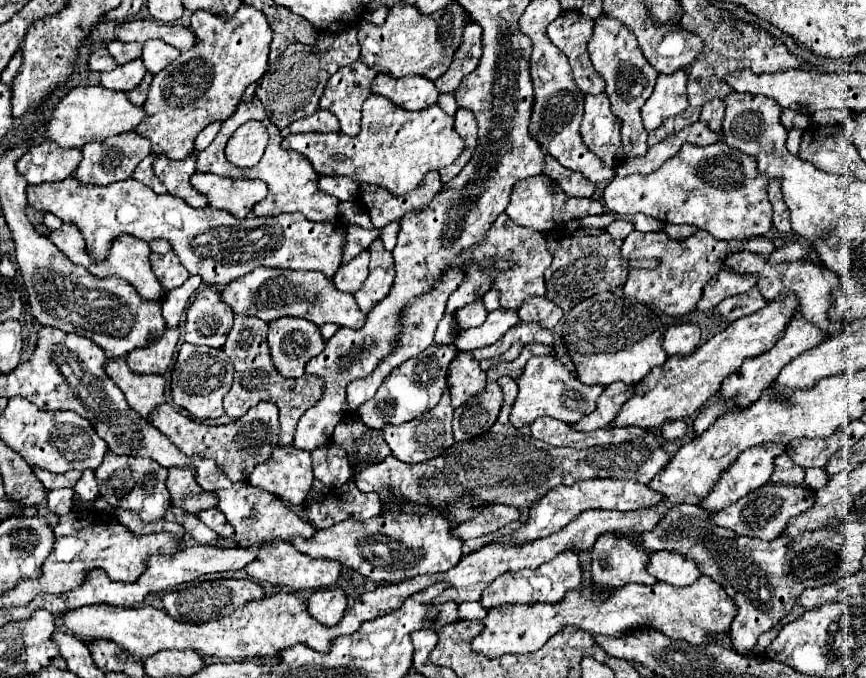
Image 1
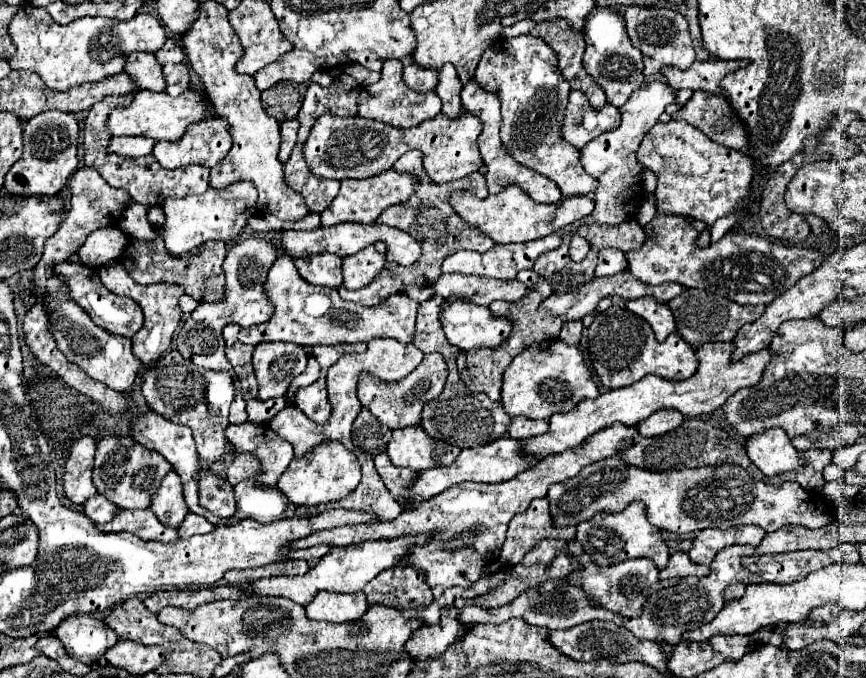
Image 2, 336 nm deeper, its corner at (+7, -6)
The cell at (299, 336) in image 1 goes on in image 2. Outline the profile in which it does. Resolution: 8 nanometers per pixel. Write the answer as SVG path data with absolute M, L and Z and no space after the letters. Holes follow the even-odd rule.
M261 343L253 351L253 367L259 381L259 401L285 397L291 381L307 367L307 351L301 345Z

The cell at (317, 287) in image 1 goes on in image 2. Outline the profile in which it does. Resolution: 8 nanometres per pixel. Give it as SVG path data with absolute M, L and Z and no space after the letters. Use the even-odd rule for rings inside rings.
M281 255L271 267L265 283L265 293L275 307L273 317L267 323L253 325L239 331L239 341L247 345L259 345L265 341L287 341L303 347L313 345L339 345L339 343L367 343L377 337L391 337L405 345L415 337L415 315L419 303L405 293L395 293L381 305L365 307L351 301L343 301L337 289L309 285L299 277L291 257Z

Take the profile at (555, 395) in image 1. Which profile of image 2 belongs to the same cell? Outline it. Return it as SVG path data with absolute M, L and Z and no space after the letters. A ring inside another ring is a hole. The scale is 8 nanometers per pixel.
M545 339L525 347L503 373L501 403L511 417L525 415L529 419L549 421L551 415L571 411L579 401L595 399L597 395L599 389L591 379L581 347L565 345L561 339Z

